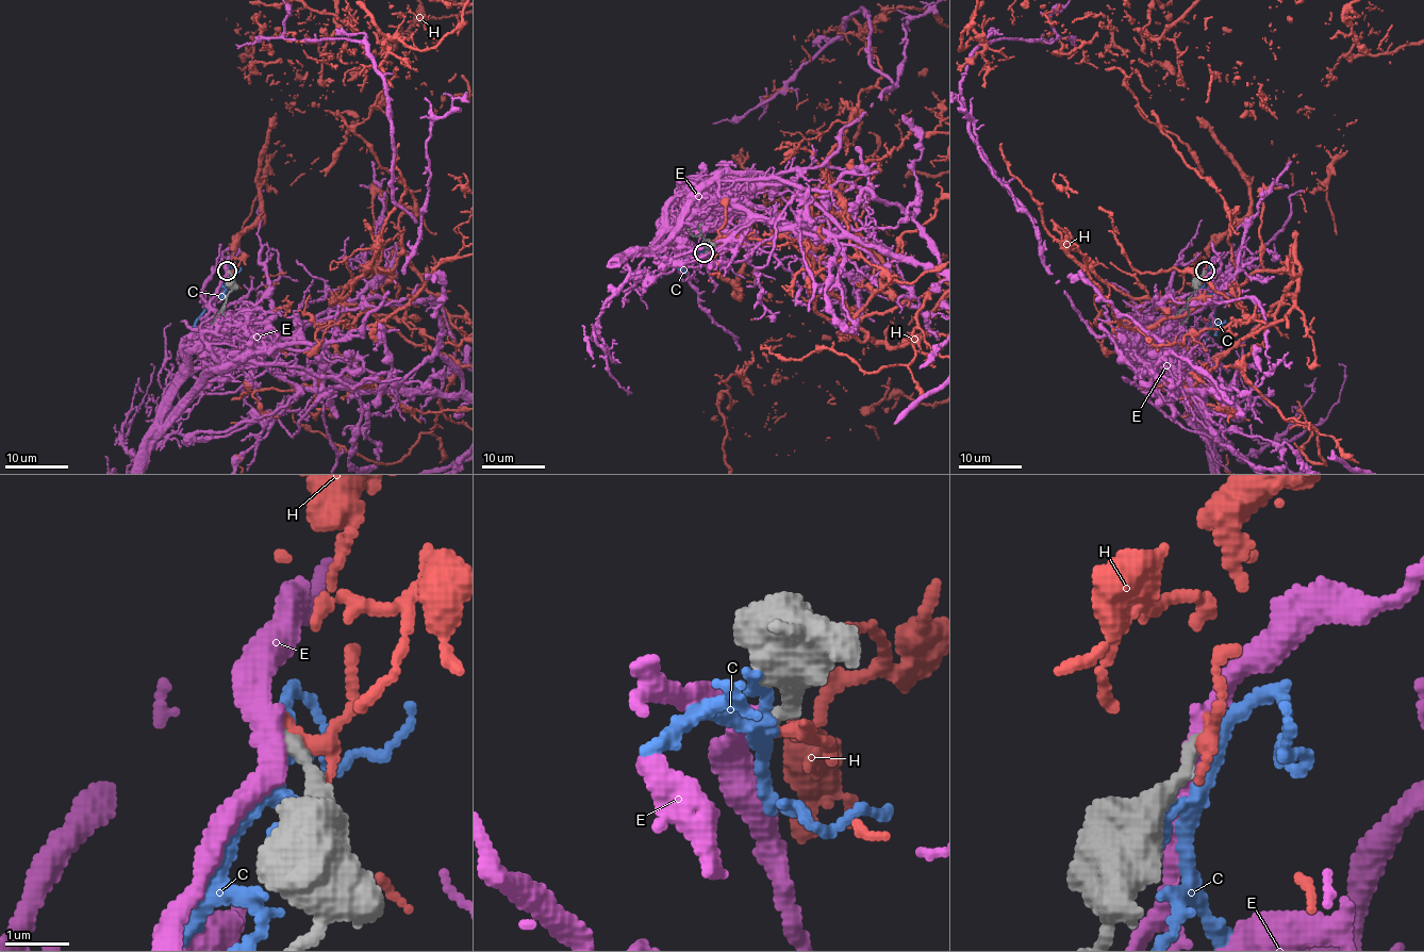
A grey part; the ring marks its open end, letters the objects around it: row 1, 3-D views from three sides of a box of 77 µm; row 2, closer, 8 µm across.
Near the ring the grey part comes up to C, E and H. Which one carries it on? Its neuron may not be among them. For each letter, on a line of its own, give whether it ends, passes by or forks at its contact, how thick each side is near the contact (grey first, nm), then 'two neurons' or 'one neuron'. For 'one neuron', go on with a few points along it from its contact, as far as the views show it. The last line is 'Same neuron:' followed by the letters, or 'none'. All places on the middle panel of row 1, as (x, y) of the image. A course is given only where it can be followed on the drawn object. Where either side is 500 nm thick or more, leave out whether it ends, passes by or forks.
C: it forks | 240/170 nm | two neurons
E: it passes by | 240/360 nm | two neurons
H: it ends | 240/240 nm | two neurons
Same neuron: none

